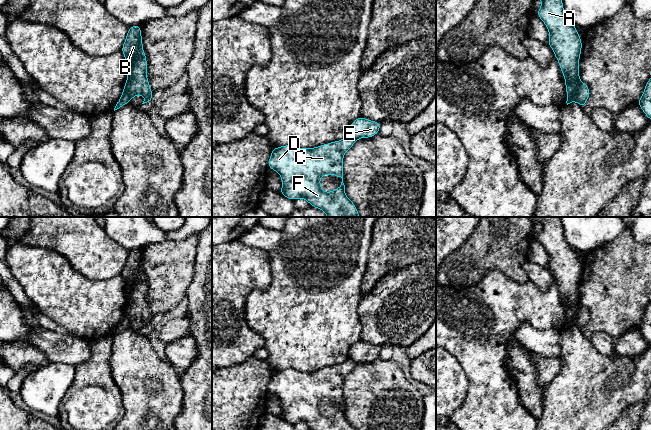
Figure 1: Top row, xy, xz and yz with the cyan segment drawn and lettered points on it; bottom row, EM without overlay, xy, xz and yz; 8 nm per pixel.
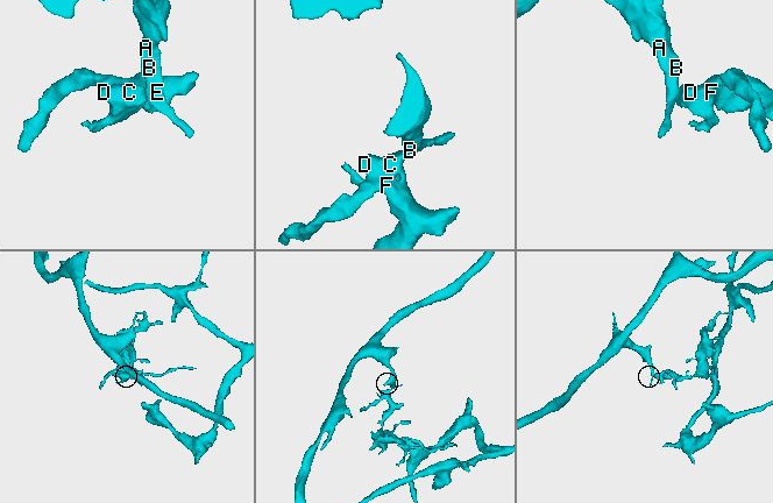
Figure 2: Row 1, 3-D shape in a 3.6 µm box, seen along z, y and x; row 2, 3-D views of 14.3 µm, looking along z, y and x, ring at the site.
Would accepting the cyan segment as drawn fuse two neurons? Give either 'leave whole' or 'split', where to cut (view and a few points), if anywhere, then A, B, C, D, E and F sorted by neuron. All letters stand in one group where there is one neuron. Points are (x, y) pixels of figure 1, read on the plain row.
split; cut yz (580, 305), (575, 324); groups A B E / C D F

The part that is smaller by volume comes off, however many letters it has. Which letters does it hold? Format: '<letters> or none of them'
C, D, F

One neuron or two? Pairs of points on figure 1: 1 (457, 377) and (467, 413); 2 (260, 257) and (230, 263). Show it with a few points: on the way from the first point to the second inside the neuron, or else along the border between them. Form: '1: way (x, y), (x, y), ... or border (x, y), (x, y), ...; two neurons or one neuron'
1: border (467, 377), (465, 400), (450, 417); two neurons
2: way (253, 263), (237, 263); one neuron

